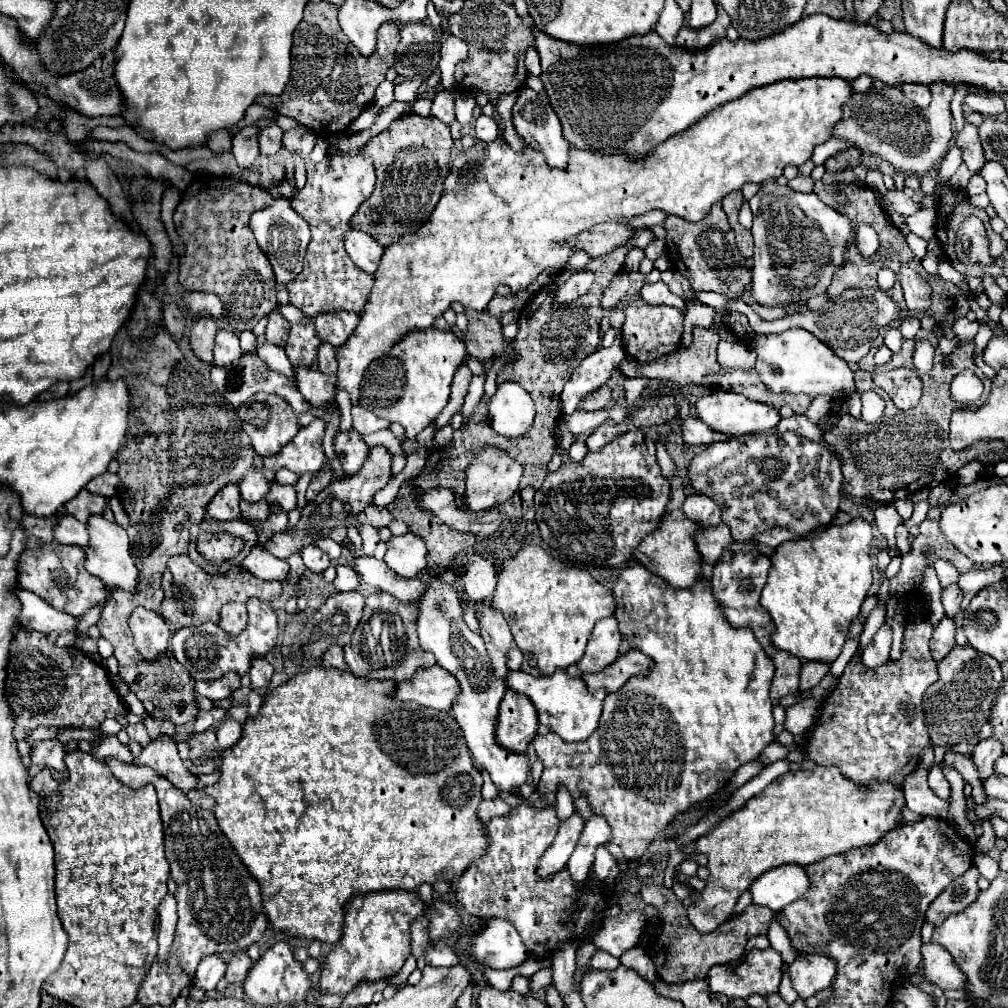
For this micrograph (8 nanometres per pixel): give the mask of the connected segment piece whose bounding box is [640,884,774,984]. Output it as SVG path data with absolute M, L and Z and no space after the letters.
M644 884L640 894L646 904L656 906L658 914L662 914L664 924L662 924L660 932L650 940L648 954L660 972L658 976L662 976L664 982L672 982L672 984L682 984L682 982L706 978L706 974L712 966L726 964L730 960L738 960L746 950L748 938L768 934L770 920L774 918L774 912L770 908L762 908L762 906L752 904L740 916L730 918L724 924L720 924L714 932L700 934L692 926L692 922L688 920L684 904L680 900L676 900L676 894L670 888L666 888L664 884Z

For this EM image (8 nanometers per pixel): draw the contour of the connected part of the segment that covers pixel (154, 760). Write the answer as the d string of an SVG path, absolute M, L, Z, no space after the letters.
M160 736L158 740L152 740L142 754L134 760L134 764L138 766L148 766L152 770L156 770L160 776L164 776L168 782L172 782L178 790L182 790L184 794L188 794L190 790L196 788L198 780L196 776L192 776L180 756L178 756L178 748L172 736Z

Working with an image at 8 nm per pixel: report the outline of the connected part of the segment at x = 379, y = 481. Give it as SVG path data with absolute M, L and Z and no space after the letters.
M376 446L372 448L372 454L368 456L368 460L364 462L364 466L354 474L354 476L348 476L344 480L338 480L338 482L332 482L330 486L326 486L308 506L304 506L302 510L302 518L298 522L298 526L290 532L290 528L286 528L284 532L280 534L274 534L266 544L264 548L274 554L276 558L288 558L290 554L294 552L300 552L304 546L308 546L312 540L316 538L332 538L334 542L338 542L340 546L346 546L346 532L352 524L356 524L356 518L358 514L364 512L364 508L368 504L372 504L374 500L374 494L388 484L390 480L390 454L386 452L386 448L382 446Z

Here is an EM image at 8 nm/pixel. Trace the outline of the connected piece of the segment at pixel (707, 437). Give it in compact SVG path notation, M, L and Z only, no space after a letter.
M684 398L680 402L679 416L683 420L682 425L682 438L686 444L692 444L692 446L710 446L710 442L724 442L724 440L730 440L732 436L722 436L720 432L714 432L710 426L702 424L702 420L698 418L692 418L690 416L690 402Z

